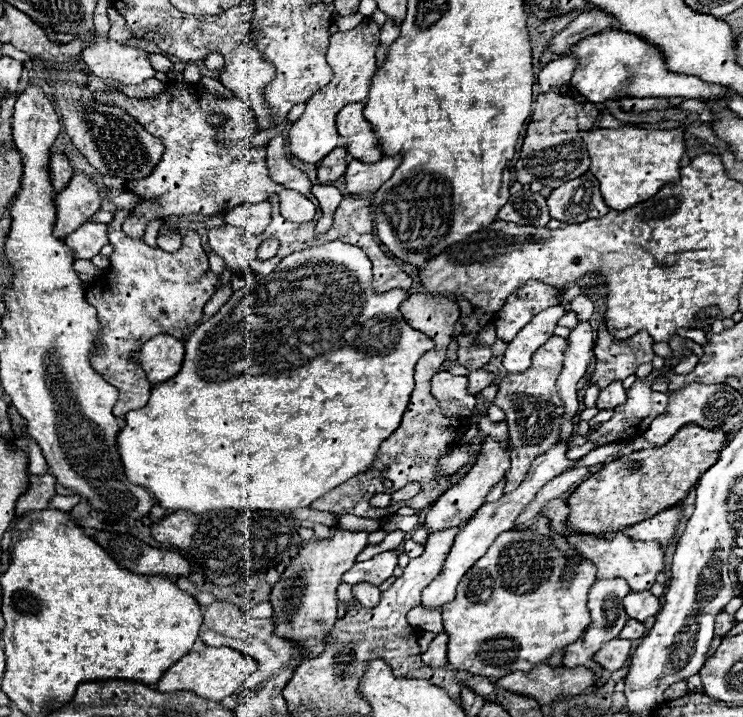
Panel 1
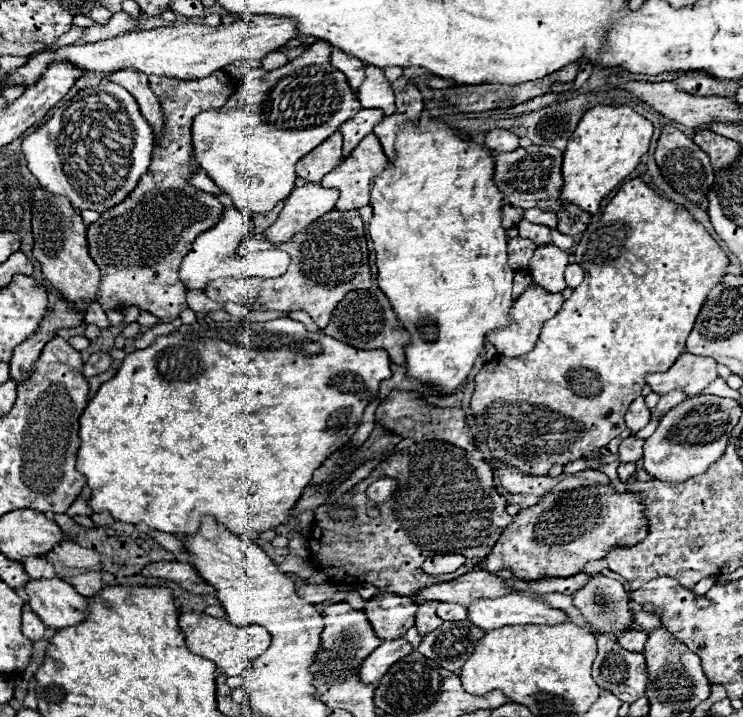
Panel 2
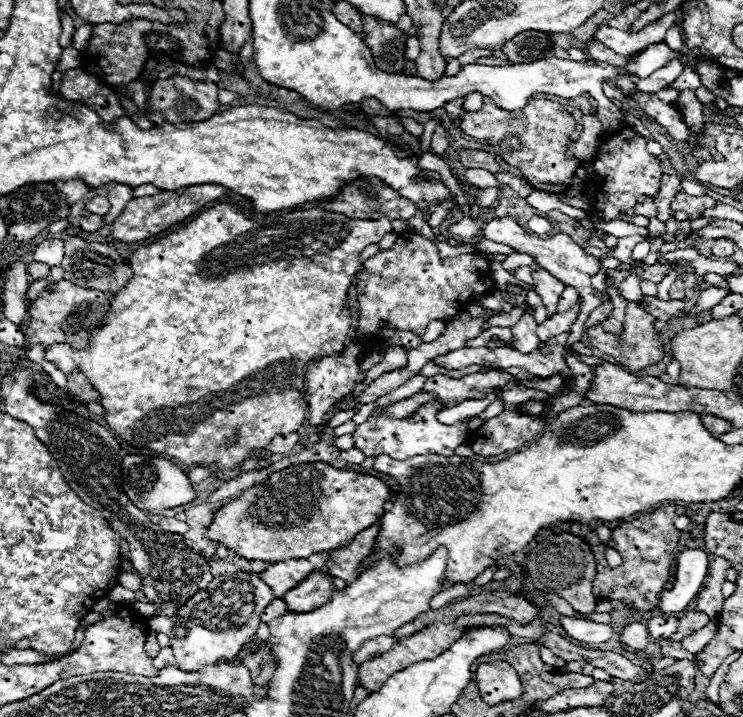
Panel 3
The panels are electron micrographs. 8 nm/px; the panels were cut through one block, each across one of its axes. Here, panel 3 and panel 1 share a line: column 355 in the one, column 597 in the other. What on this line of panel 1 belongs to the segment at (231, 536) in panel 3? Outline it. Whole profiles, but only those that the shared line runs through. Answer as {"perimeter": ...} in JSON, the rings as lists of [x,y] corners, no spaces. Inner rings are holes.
{"perimeter":[[[686,426],[676,432],[676,436],[664,444],[664,446],[654,446],[648,450],[638,450],[626,456],[620,456],[618,460],[604,464],[602,470],[592,474],[588,480],[584,480],[566,500],[570,514],[566,520],[566,528],[578,534],[588,534],[588,536],[602,536],[602,538],[614,538],[614,534],[606,532],[620,532],[626,526],[634,526],[636,522],[642,522],[644,518],[652,518],[652,514],[658,514],[660,510],[672,508],[680,500],[688,496],[688,492],[696,486],[704,470],[712,466],[724,448],[726,434],[718,430],[700,430],[698,426]]]}

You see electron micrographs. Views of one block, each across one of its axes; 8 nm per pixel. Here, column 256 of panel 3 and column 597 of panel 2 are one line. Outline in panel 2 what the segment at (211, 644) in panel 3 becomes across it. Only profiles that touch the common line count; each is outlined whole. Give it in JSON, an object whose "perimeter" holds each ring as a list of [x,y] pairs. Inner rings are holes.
{"perimeter":[[[596,574],[584,588],[572,594],[572,598],[574,606],[598,630],[620,636],[632,624],[630,600],[618,580]]]}

